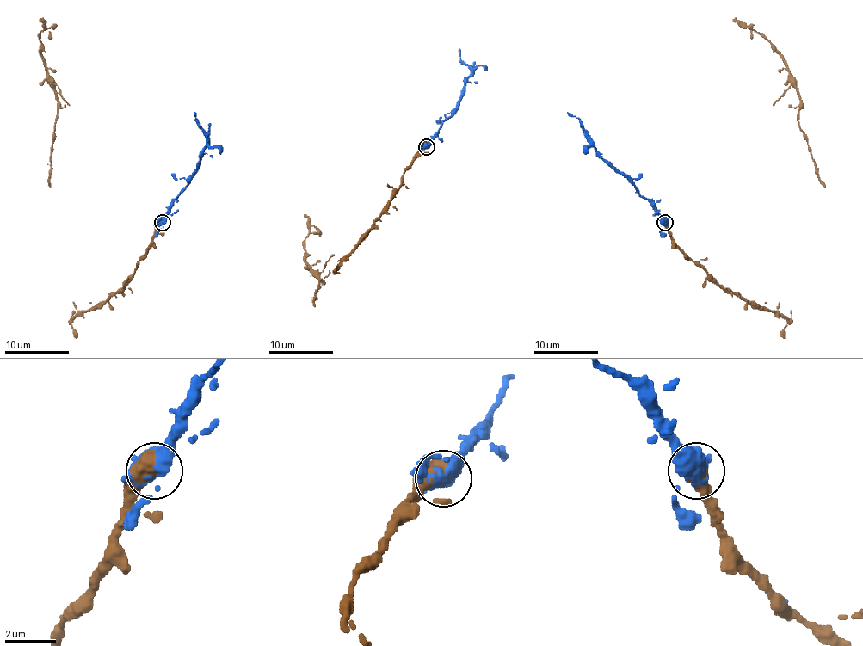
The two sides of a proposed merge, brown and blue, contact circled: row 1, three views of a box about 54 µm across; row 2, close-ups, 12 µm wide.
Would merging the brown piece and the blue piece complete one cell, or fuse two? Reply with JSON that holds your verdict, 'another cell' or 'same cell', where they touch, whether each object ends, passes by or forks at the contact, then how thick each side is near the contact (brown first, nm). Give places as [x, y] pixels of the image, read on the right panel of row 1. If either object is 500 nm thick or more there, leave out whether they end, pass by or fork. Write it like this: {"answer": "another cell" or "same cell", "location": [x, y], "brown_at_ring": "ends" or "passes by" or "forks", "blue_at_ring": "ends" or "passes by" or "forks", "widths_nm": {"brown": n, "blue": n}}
{"answer": "same cell", "location": [665, 223], "widths_nm": {"brown": 750, "blue": 440}}

